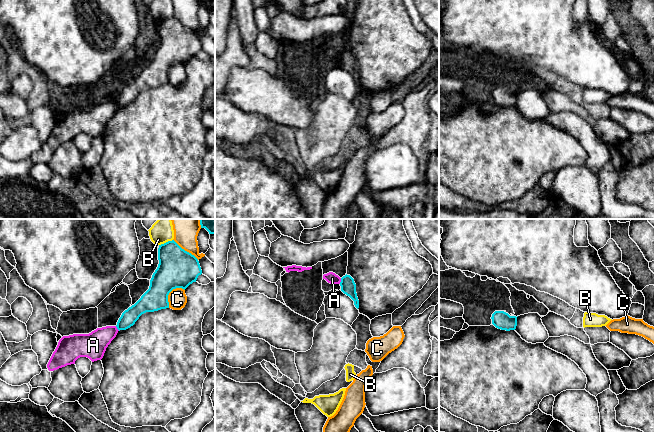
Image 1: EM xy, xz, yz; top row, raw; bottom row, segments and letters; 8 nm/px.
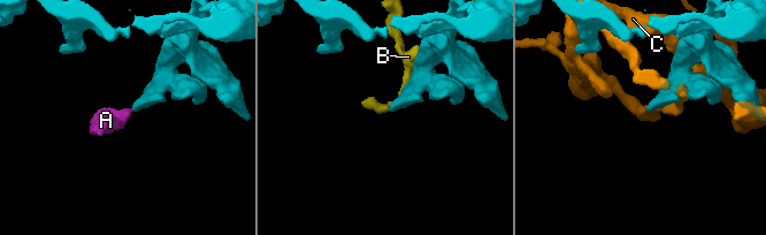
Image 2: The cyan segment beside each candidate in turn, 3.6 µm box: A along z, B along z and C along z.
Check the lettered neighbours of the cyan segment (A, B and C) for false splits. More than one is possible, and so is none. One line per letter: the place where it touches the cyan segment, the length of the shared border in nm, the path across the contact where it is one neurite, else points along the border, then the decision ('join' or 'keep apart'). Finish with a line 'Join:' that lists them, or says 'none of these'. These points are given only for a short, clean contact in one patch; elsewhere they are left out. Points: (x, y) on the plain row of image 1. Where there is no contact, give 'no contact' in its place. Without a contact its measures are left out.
A: meets cyan in xz at (341, 57); contact 50 nm long; border along xz (341, 54), (339, 59); keep apart
B: meets cyan in xy at (166, 18); contact 120 nm long; border along xy (172, 15), (159, 21); keep apart
C: meets cyan in xy at (169, 68); contact 200 nm long; keep apart
Join: none of these

